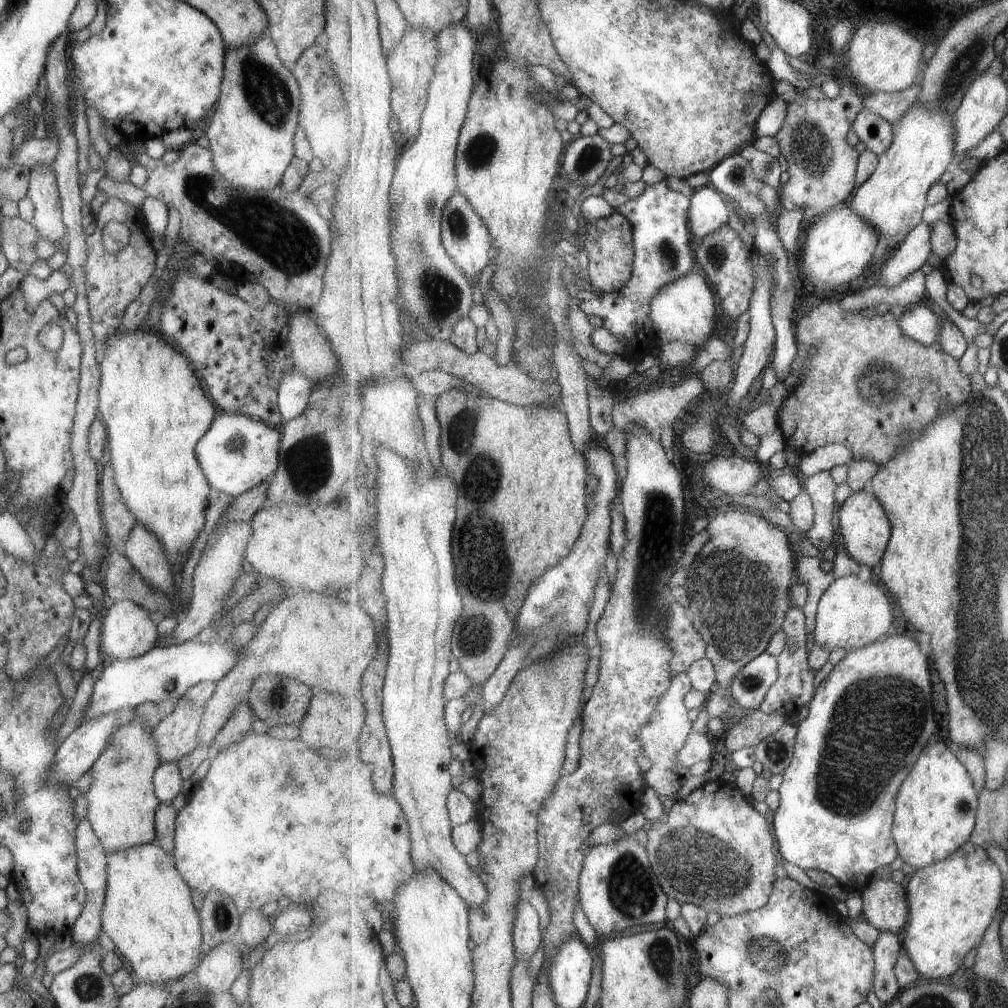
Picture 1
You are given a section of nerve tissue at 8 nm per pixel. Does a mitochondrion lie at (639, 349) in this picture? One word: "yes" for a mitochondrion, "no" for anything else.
no

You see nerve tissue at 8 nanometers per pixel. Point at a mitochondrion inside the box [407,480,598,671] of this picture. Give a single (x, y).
(477, 636)

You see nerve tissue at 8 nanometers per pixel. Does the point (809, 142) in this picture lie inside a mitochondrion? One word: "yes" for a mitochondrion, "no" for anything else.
yes

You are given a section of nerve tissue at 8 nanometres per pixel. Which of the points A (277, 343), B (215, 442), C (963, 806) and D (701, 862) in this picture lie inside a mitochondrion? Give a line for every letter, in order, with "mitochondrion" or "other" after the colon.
A: other
B: other
C: mitochondrion
D: mitochondrion

